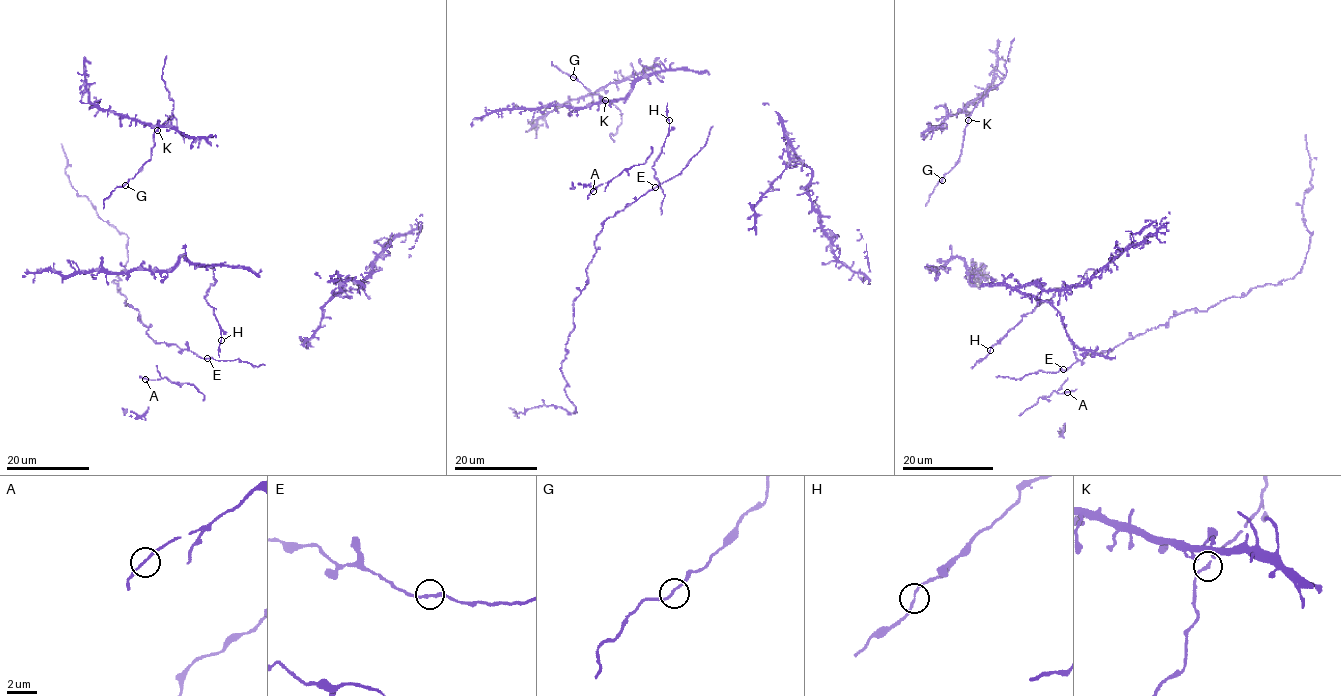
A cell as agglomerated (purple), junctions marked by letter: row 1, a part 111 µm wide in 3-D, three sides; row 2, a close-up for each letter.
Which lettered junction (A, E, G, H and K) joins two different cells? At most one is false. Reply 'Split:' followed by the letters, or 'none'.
Split: none

